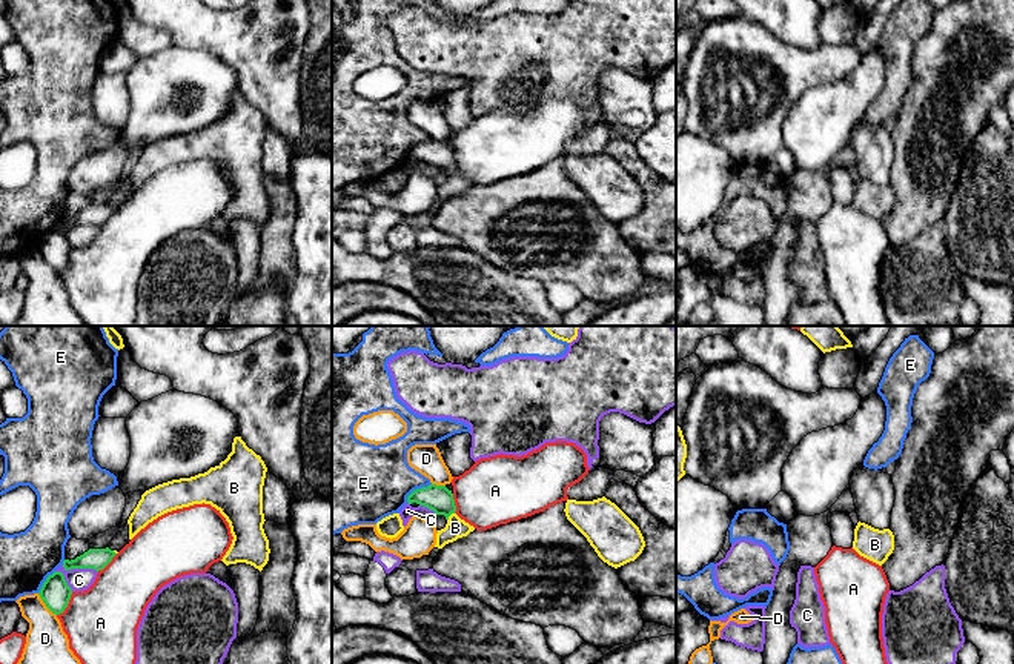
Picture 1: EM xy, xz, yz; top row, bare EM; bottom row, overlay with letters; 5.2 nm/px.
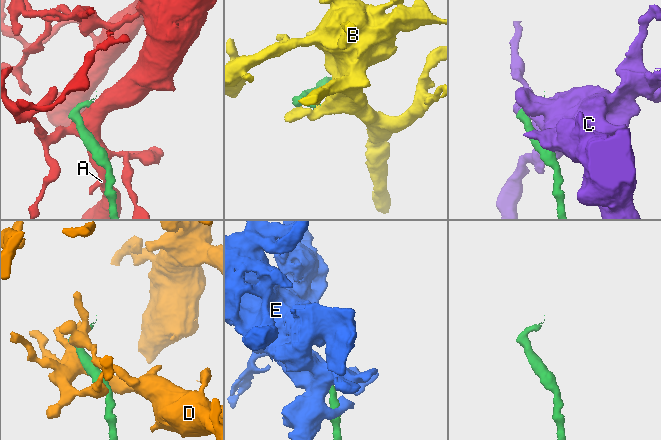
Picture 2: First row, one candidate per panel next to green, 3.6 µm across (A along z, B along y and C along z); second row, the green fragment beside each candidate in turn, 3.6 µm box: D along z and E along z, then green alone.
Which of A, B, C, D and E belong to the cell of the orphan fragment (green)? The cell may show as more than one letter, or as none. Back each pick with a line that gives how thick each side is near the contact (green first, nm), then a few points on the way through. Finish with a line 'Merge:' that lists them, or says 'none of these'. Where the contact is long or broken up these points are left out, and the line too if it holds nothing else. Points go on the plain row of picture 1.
B: calibres 140 and 110 nm; way xz (438, 154), (447, 163), (449, 171), (455, 183)
Merge: B

